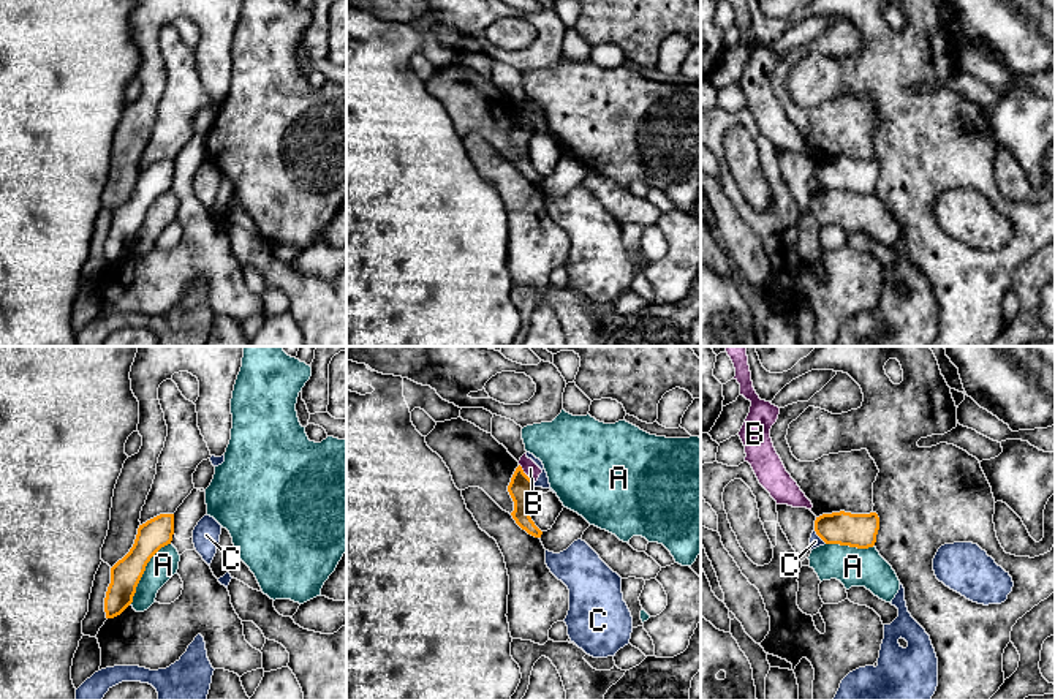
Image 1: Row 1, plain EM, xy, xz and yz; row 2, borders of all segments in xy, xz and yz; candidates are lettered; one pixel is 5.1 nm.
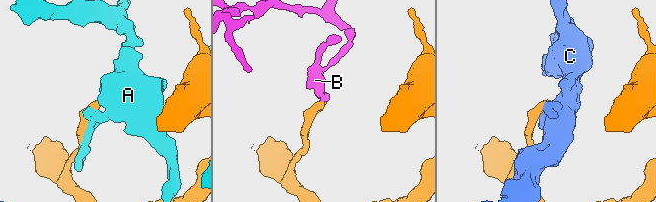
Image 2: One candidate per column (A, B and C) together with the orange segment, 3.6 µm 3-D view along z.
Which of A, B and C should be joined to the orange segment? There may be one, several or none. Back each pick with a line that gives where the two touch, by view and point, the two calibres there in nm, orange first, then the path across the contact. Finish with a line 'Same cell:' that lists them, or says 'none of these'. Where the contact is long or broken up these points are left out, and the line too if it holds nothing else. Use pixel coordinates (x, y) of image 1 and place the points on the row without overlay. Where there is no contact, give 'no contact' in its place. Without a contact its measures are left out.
Same cell: none of these

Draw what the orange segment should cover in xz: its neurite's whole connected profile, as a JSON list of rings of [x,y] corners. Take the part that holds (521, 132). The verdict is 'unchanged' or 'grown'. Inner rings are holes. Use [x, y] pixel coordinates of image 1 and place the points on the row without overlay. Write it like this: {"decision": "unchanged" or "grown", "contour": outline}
{"decision": "unchanged", "contour": [[[519,111],[511,123],[508,138],[514,147],[514,157],[511,158],[516,169],[535,183],[541,183],[543,177],[535,171],[528,160],[528,142],[535,134],[535,128],[524,119]]]}

